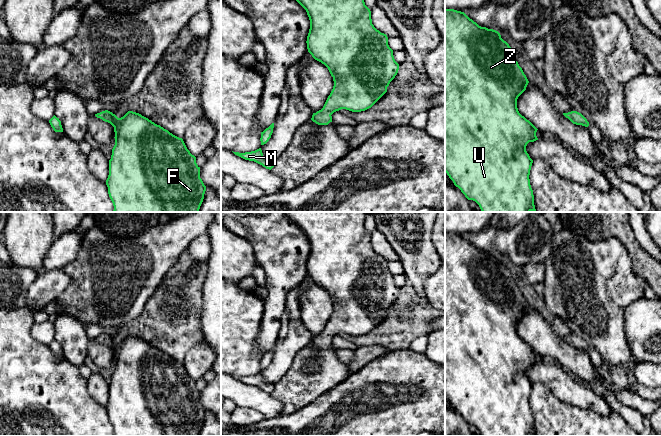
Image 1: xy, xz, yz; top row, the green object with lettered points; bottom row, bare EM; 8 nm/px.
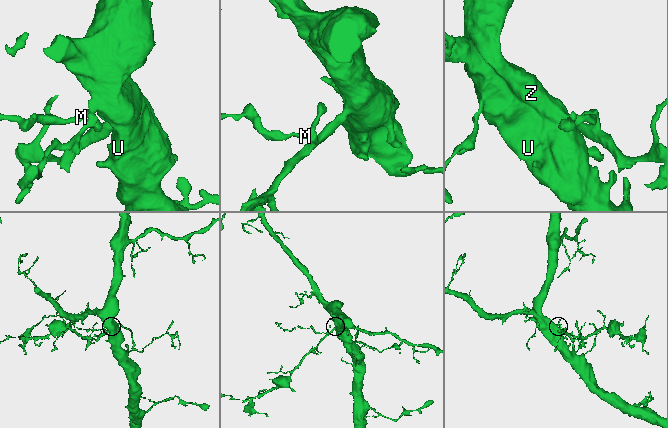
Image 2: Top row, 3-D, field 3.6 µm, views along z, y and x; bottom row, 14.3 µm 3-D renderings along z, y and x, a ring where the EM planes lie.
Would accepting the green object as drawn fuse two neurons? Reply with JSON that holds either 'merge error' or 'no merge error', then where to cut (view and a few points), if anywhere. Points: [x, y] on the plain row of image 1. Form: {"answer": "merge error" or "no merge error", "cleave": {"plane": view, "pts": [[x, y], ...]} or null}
{"answer": "no merge error", "cleave": null}

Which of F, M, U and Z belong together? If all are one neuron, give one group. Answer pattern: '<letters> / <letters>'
F M U Z

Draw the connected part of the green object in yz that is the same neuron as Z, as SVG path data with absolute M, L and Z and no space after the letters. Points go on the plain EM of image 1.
M445 232L445 396L468 424L475 425L482 436L536 436L530 394L533 384L526 375L529 366L538 364L537 352L517 332L518 321L526 314L529 305L516 285L511 271L498 255L479 250L464 236Z

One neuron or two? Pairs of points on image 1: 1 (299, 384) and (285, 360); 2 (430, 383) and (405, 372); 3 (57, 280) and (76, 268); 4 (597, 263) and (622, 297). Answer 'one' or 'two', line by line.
1: two
2: one
3: two
4: one

